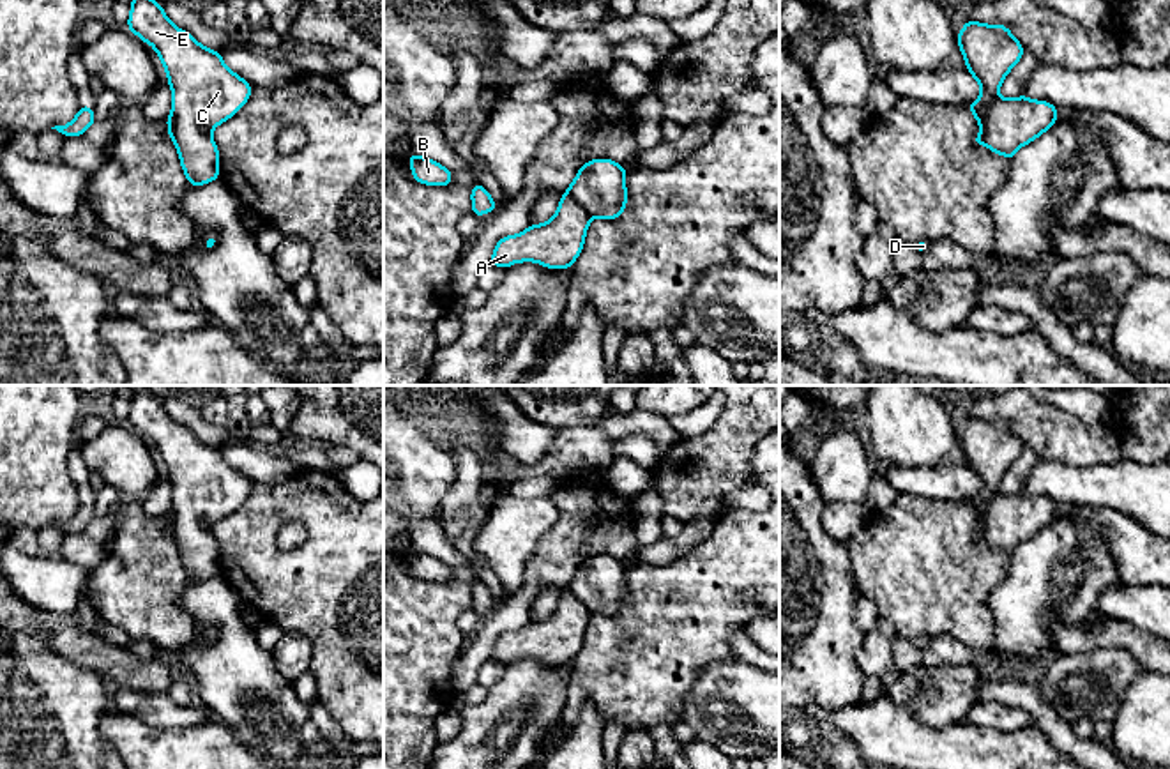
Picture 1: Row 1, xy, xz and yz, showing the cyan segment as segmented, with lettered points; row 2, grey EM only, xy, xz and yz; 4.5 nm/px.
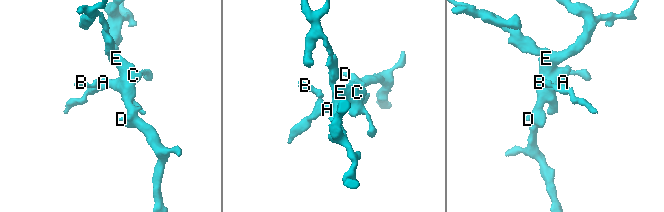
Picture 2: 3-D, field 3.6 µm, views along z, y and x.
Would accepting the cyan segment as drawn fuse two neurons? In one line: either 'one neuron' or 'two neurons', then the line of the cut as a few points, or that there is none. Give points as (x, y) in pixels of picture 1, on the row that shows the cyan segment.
two neurons; cut yz (997, 96), (987, 114), (985, 142)

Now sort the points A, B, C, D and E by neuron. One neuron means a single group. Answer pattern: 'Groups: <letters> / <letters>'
Groups: A B / C D E

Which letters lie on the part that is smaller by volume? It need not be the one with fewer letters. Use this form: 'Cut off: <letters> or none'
Cut off: A, B

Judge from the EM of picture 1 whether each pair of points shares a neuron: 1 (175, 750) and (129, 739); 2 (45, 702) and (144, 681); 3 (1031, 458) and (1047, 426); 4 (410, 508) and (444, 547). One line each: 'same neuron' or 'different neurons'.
1: same neuron
2: different neurons
3: different neurons
4: different neurons

